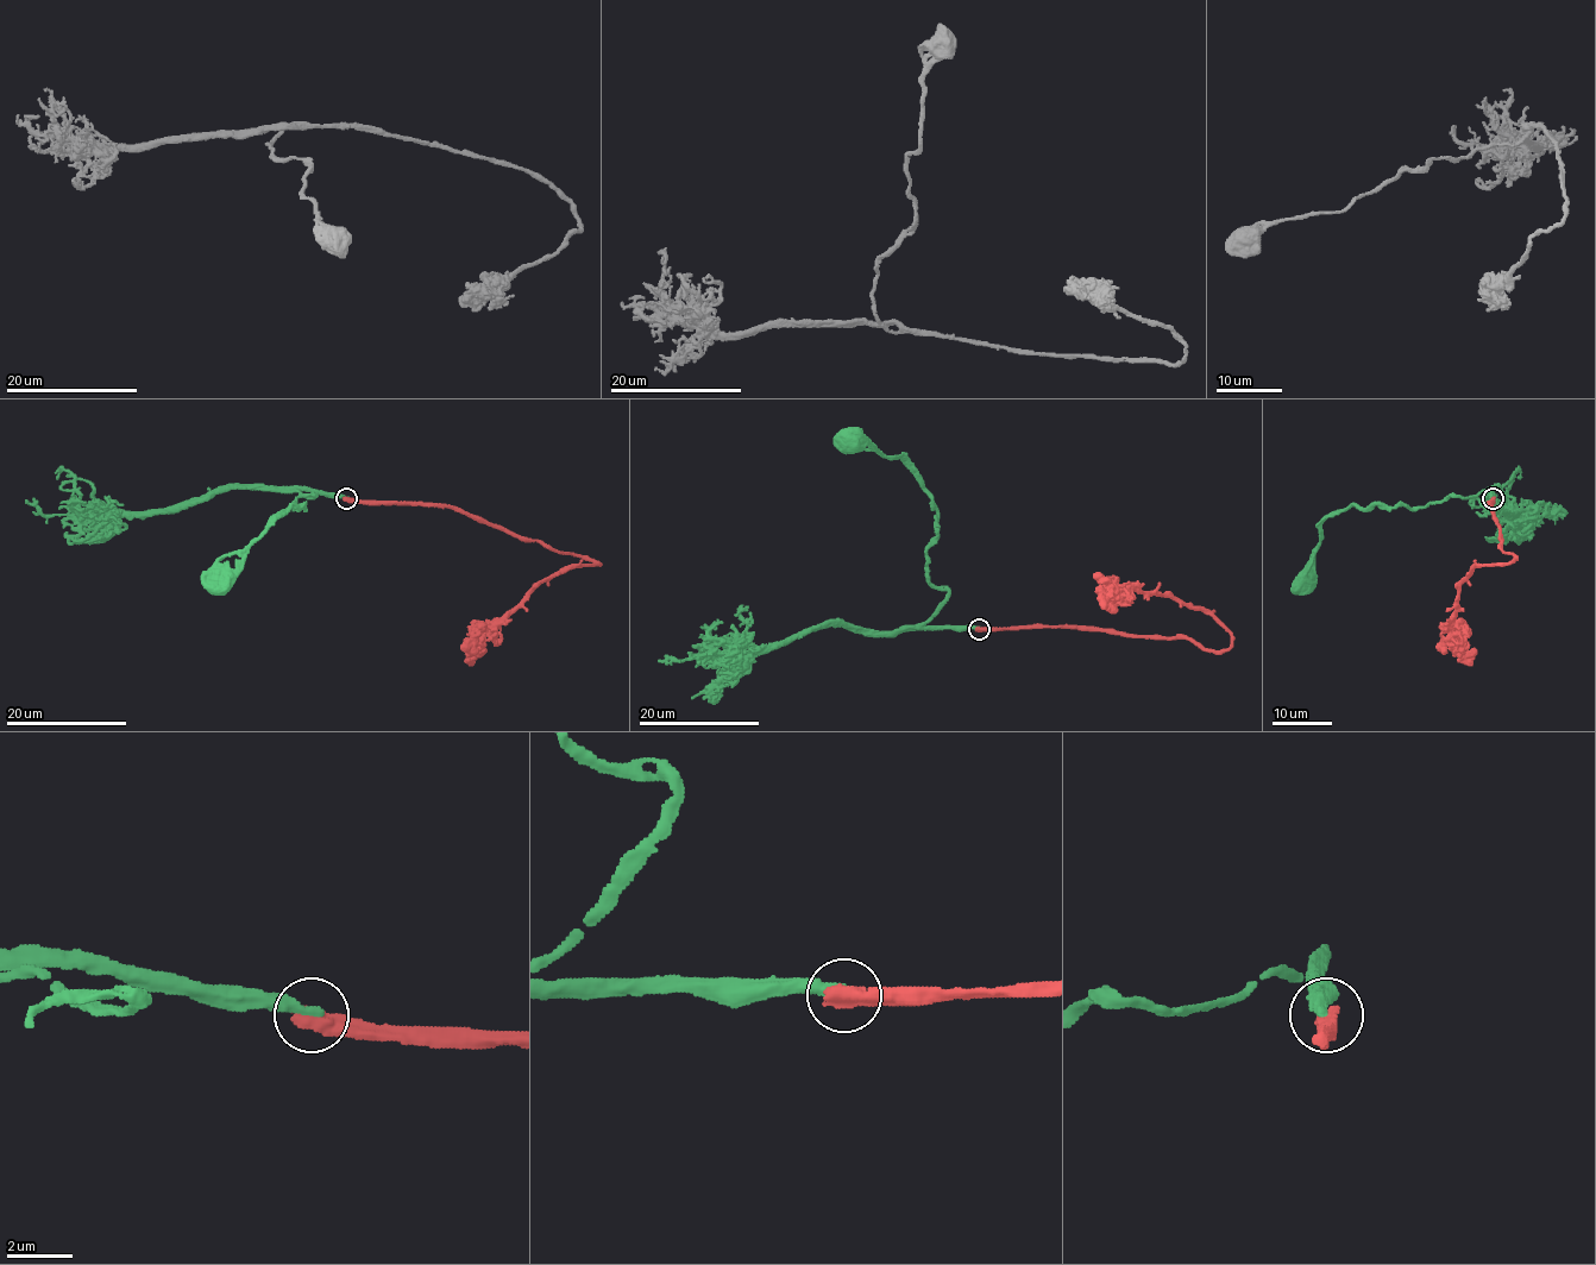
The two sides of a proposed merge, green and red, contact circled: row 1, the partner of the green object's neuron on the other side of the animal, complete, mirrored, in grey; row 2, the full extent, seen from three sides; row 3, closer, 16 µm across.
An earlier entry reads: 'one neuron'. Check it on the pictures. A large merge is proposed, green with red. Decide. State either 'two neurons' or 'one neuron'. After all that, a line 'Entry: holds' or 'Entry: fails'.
two neurons
Entry: fails

